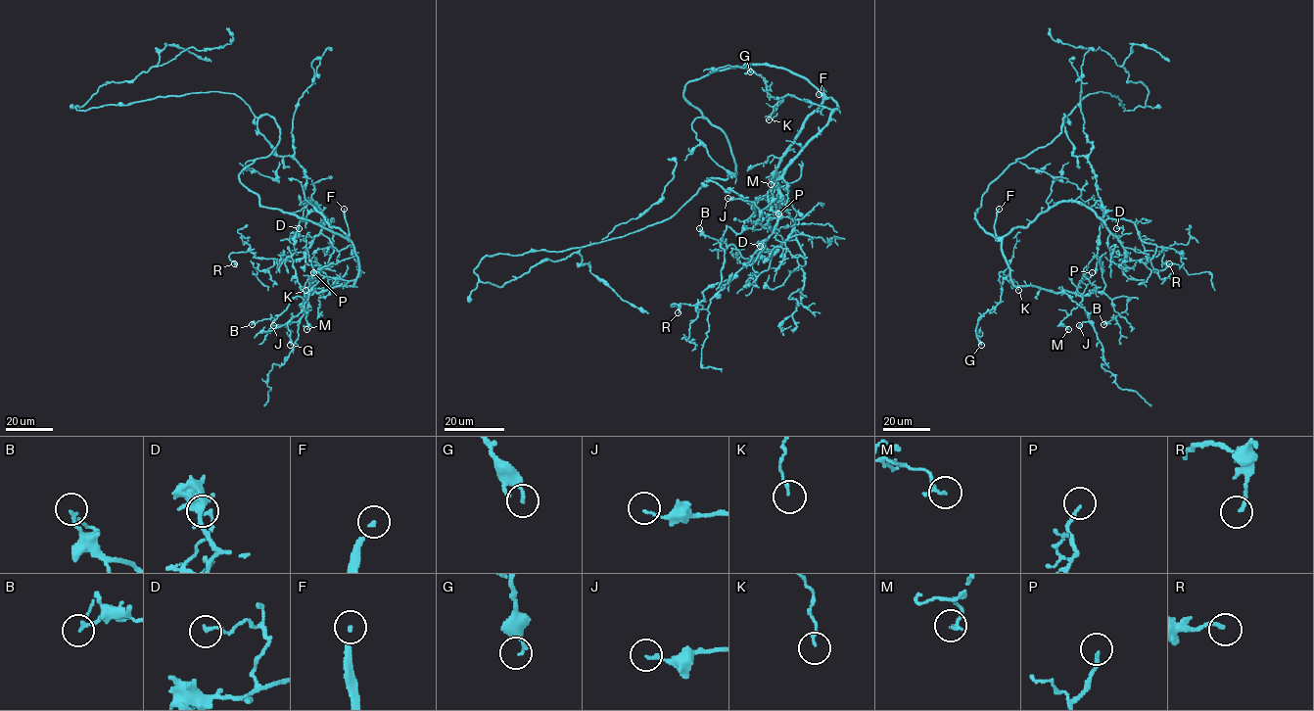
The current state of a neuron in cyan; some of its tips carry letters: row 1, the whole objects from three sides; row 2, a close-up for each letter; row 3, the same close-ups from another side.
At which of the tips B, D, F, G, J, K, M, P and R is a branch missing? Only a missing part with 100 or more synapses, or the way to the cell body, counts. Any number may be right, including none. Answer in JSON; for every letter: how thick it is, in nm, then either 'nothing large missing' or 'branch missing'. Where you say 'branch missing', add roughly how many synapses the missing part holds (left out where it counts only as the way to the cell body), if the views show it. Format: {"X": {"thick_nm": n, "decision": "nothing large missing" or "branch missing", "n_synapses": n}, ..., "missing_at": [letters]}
{"B": {"thick_nm": 140, "decision": "nothing large missing"}, "D": {"thick_nm": 150, "decision": "nothing large missing"}, "F": {"thick_nm": 110, "decision": "branch missing"}, "G": {"thick_nm": 100, "decision": "nothing large missing"}, "J": {"thick_nm": 120, "decision": "nothing large missing"}, "K": {"thick_nm": 110, "decision": "nothing large missing"}, "M": {"thick_nm": 120, "decision": "nothing large missing"}, "P": {"thick_nm": 140, "decision": "nothing large missing"}, "R": {"thick_nm": 160, "decision": "nothing large missing"}, "missing_at": ["F"]}

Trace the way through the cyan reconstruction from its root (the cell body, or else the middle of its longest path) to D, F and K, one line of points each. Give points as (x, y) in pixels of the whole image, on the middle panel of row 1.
D: (745, 199), (769, 216), (769, 227), (783, 212), (794, 221), (778, 246), (759, 254), (760, 246)
F: (745, 199), (769, 216), (769, 227), (784, 210), (775, 169), (824, 90), (819, 94)
K: (745, 199), (769, 227), (785, 209), (775, 176), (785, 150), (825, 99), (837, 106), (787, 94), (769, 119)

